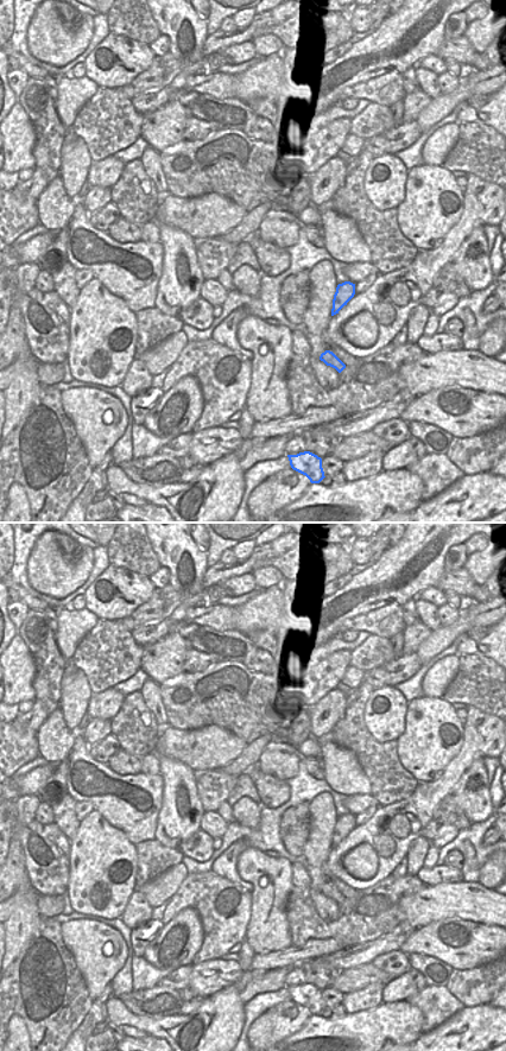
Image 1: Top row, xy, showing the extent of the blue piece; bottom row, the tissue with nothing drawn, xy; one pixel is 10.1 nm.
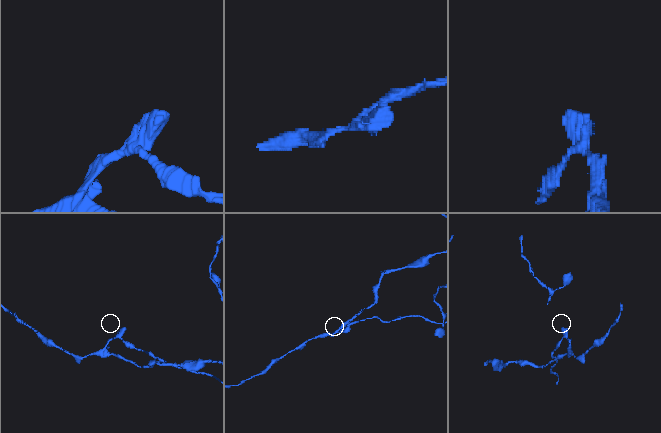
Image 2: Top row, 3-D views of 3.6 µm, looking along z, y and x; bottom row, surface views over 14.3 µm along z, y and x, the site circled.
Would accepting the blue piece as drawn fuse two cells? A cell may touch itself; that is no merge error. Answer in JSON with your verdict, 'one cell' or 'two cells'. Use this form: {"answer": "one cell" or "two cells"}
{"answer": "two cells"}

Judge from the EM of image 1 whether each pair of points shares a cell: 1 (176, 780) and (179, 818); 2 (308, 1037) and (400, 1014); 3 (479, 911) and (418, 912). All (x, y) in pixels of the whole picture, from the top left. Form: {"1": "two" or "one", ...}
{"1": "one", "2": "one", "3": "one"}

